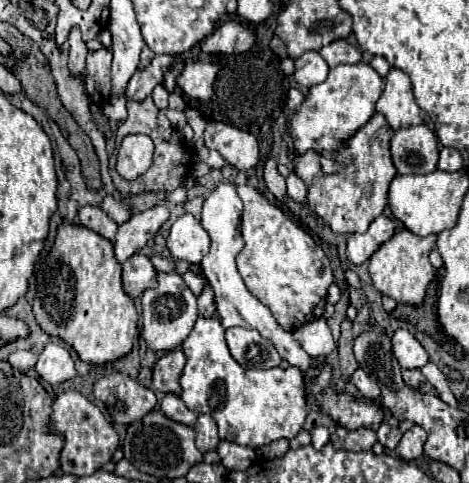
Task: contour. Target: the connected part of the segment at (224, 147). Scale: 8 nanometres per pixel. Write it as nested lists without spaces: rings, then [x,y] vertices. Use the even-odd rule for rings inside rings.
[[[209,121],[205,127],[205,145],[221,153],[221,157],[233,167],[247,171],[259,163],[259,143],[257,139],[221,121]]]

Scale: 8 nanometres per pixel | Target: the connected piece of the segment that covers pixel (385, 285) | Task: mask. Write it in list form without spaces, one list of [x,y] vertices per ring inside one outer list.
[[[399,229],[387,243],[383,243],[369,259],[369,275],[373,285],[383,295],[393,297],[397,303],[421,305],[425,297],[425,289],[431,283],[435,269],[429,263],[429,253],[435,247],[437,235],[419,237],[407,229]]]

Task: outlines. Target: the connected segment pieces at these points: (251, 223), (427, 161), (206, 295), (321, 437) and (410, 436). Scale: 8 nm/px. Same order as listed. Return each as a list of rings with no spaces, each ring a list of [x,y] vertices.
[[[237,187],[245,205],[241,215],[241,235],[245,247],[237,255],[237,271],[241,273],[247,289],[271,309],[277,323],[295,331],[297,327],[319,319],[323,315],[327,289],[333,283],[333,271],[321,245],[295,225],[277,205],[269,203],[255,187]]]
[[[427,125],[397,129],[391,139],[391,155],[393,165],[401,175],[431,173],[439,159],[437,137]]]
[[[210,285],[205,287],[205,291],[199,295],[197,303],[199,303],[199,313],[201,315],[205,315],[205,317],[217,317],[215,305],[213,305],[213,291],[211,291]]]
[[[319,425],[319,427],[315,427],[313,431],[311,431],[311,437],[313,437],[313,441],[311,441],[311,445],[315,447],[315,449],[321,449],[323,445],[327,445],[329,443],[329,429],[327,427],[323,427],[323,425]]]
[[[415,425],[413,429],[409,429],[409,431],[403,433],[403,439],[399,441],[399,445],[397,445],[395,451],[397,451],[403,459],[413,461],[413,459],[417,459],[417,457],[423,455],[423,445],[425,445],[425,441],[427,441],[427,431],[425,431],[423,427]]]

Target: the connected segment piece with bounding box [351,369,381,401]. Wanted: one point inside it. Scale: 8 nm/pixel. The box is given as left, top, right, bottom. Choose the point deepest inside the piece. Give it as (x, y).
(369, 390)

